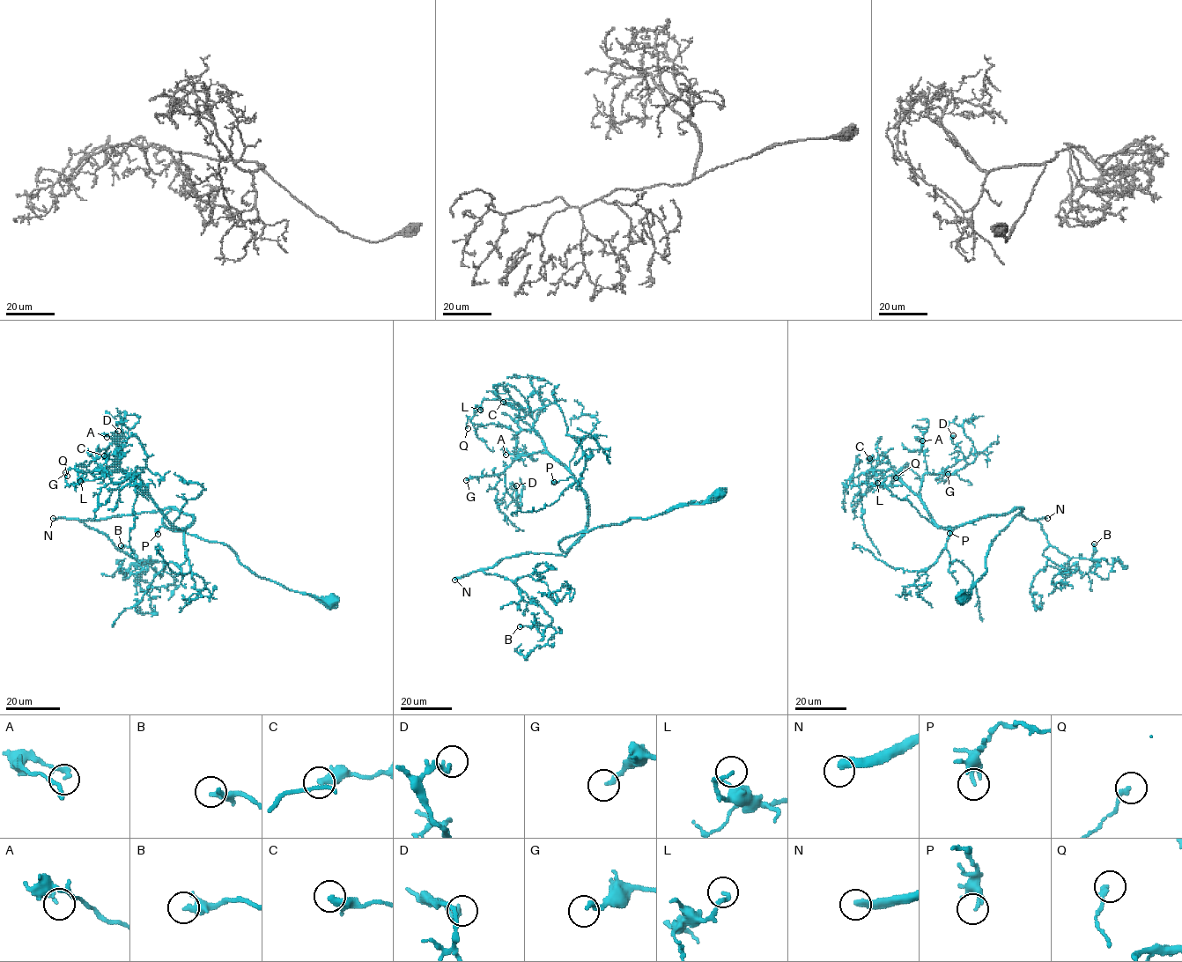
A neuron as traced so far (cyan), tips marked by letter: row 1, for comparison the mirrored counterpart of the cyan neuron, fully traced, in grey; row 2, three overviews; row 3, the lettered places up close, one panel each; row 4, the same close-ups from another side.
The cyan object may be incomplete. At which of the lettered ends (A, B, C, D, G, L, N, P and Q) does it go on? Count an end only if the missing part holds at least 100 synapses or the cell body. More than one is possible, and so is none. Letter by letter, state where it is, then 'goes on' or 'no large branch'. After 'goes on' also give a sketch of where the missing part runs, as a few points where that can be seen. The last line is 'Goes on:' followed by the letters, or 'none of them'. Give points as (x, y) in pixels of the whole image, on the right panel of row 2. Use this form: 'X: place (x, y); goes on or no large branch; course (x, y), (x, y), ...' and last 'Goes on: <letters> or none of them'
A: place (922, 440); no large branch
B: place (1094, 543); no large branch
C: place (869, 458); no large branch
D: place (953, 435); no large branch
G: place (948, 474); no large branch
L: place (877, 483); no large branch
N: place (1047, 518); goes on; course (1047, 518), (1077, 541), (1092, 539), (1104, 525), (1125, 515), (1133, 528), (1111, 548), (1109, 564), (1126, 580)
P: place (949, 533); no large branch
Q: place (896, 477); no large branch
Goes on: N

